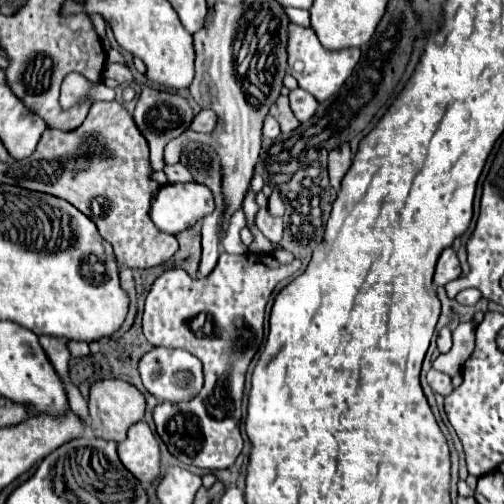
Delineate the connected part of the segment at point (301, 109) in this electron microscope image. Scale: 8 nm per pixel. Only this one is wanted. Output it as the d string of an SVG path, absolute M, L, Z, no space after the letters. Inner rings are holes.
M292 89L290 91L290 107L294 111L294 115L304 123L310 121L310 117L316 113L318 109L318 101L304 89Z

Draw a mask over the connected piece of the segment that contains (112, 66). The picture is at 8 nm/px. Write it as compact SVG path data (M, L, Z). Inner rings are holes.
M106 63L104 77L116 80L120 84L132 84L135 81L132 73L130 73L130 69L126 65L120 65L120 63Z

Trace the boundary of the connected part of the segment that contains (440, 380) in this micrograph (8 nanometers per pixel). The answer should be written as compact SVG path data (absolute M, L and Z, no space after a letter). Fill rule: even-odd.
M428 375L428 385L432 387L432 391L442 393L444 397L452 393L452 381L448 375Z

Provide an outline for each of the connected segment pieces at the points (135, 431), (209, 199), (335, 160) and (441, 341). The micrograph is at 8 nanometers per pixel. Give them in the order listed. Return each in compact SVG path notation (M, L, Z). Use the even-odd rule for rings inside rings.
M146 421L130 427L128 437L118 443L118 455L124 467L142 483L152 483L160 475L160 445Z
M168 183L152 199L150 217L154 225L170 235L190 229L216 209L214 193L200 183Z
M342 143L338 149L330 151L328 171L330 171L330 183L336 191L340 189L340 181L346 175L346 171L350 169L350 163L352 163L352 153L350 153L348 143Z
M444 327L444 329L438 333L438 351L440 351L440 353L448 353L450 347L452 347L452 333L450 333L450 329Z

